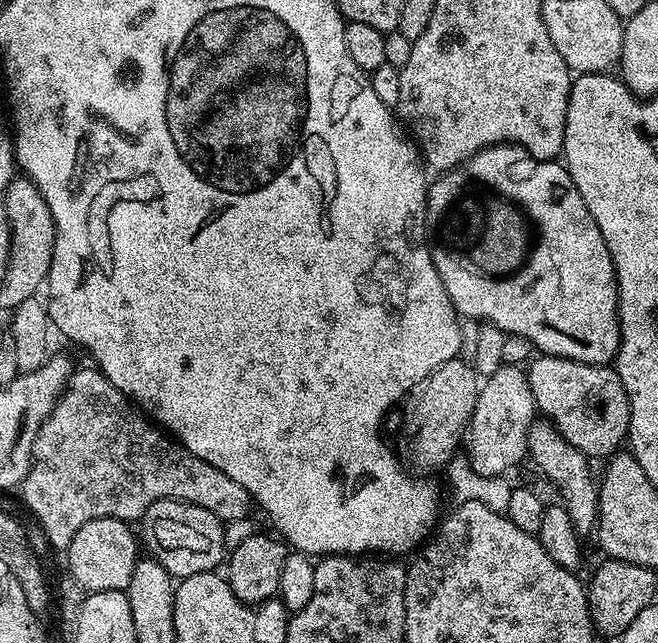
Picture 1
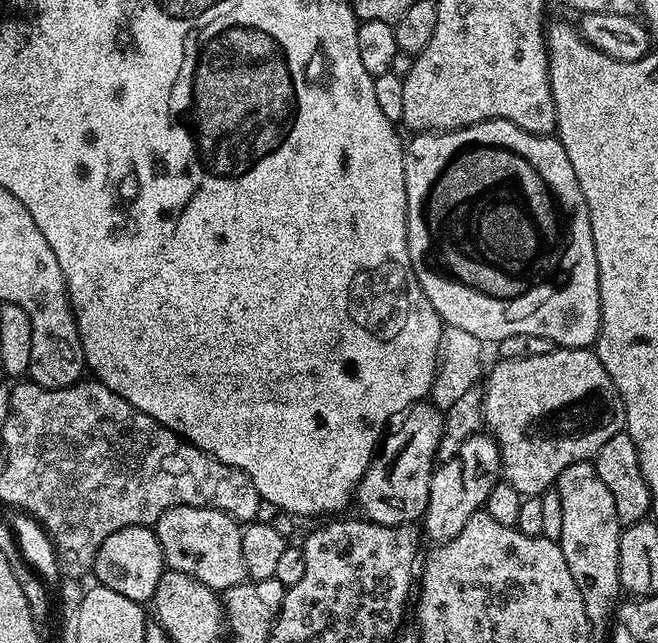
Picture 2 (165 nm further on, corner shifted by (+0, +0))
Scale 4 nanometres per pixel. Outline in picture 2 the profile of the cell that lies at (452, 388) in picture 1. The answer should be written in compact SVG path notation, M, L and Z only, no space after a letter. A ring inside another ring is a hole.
M431 403L413 404L403 413L400 422L396 429L393 427L383 437L354 497L355 503L360 503L364 511L361 512L363 519L382 526L416 524L423 517L430 498L434 465L437 463L436 451L444 437L444 412Z

